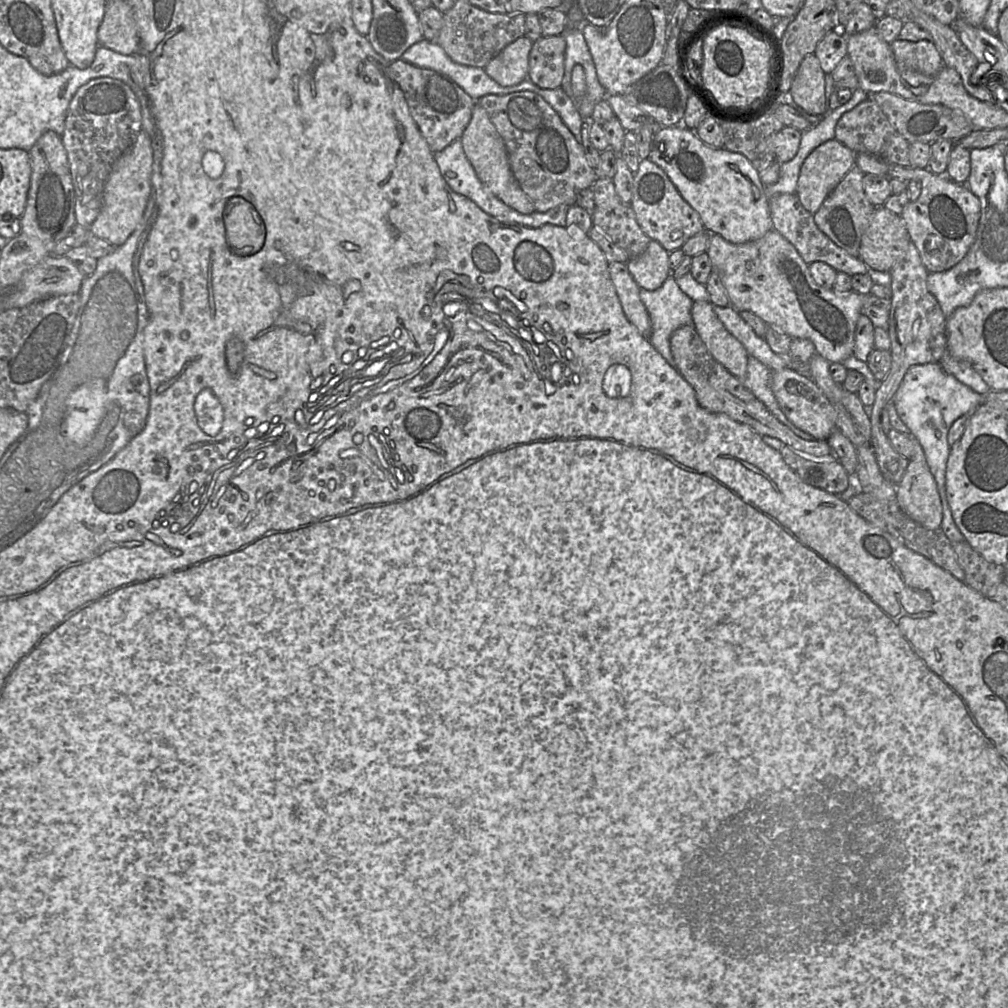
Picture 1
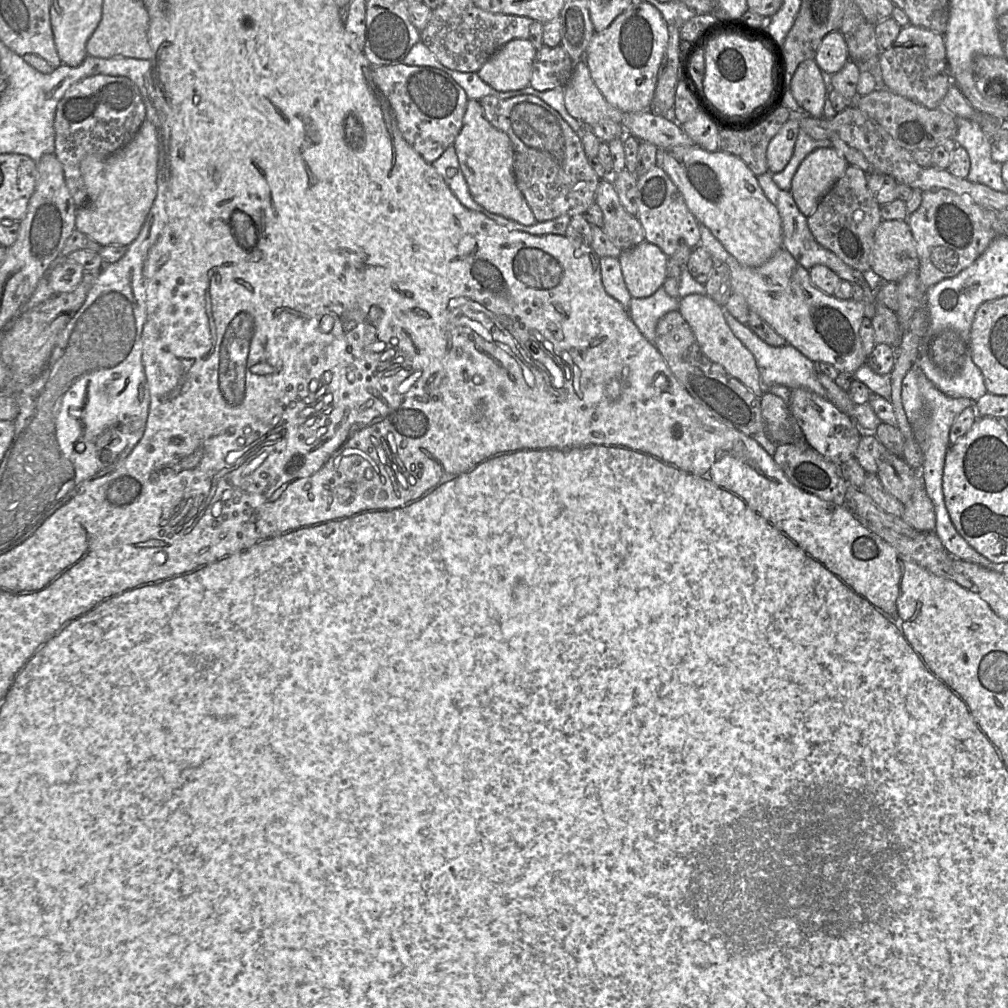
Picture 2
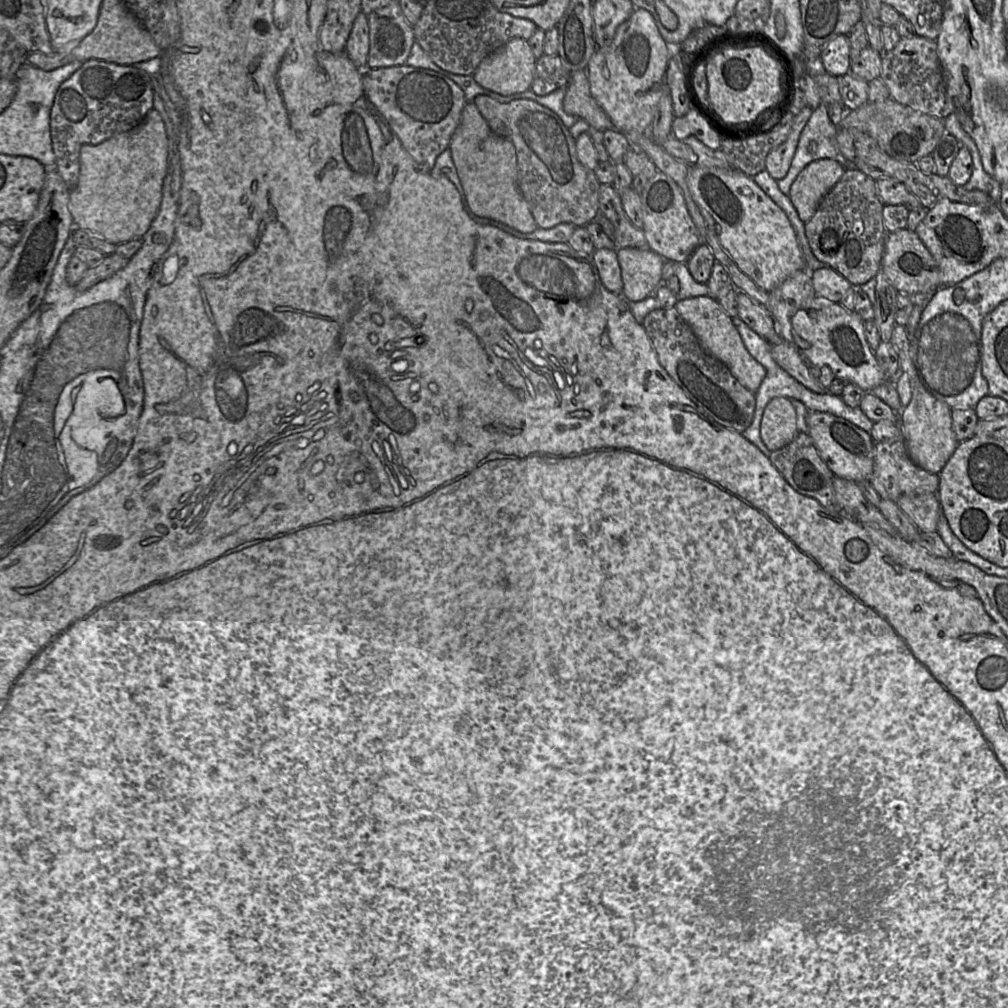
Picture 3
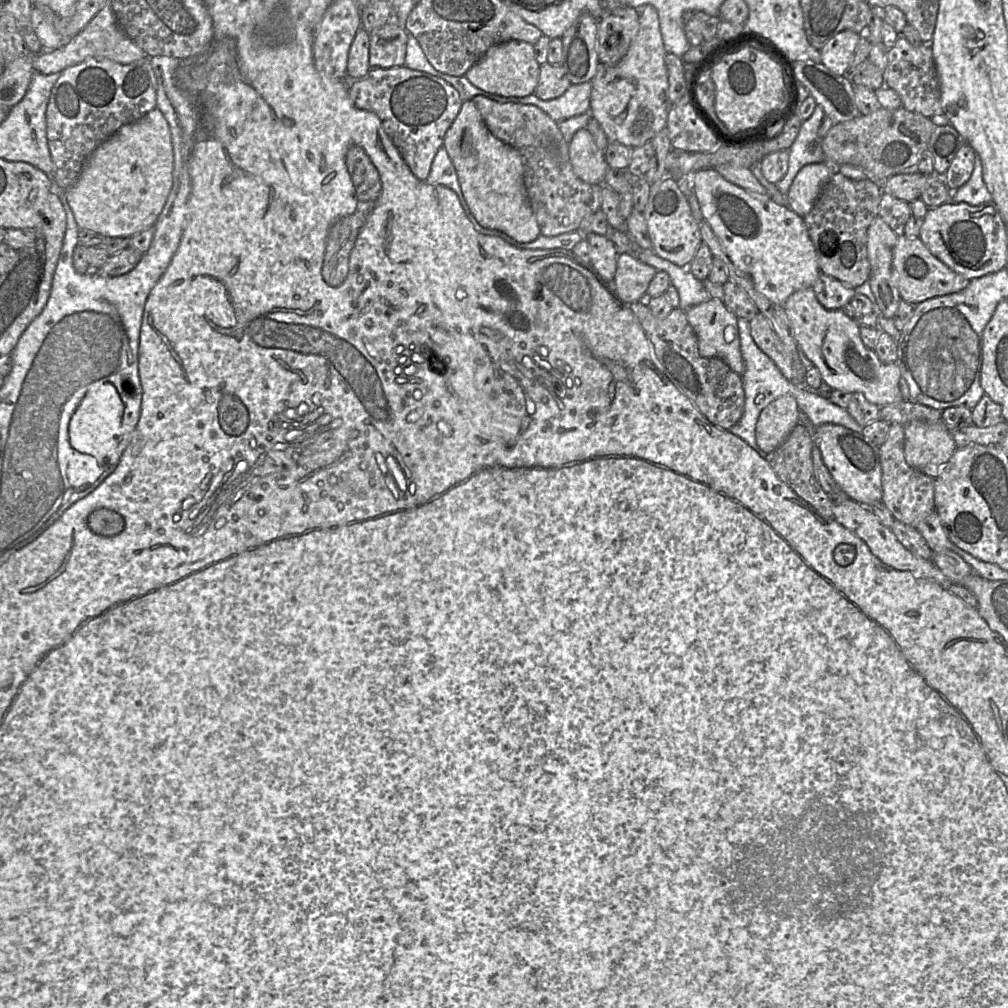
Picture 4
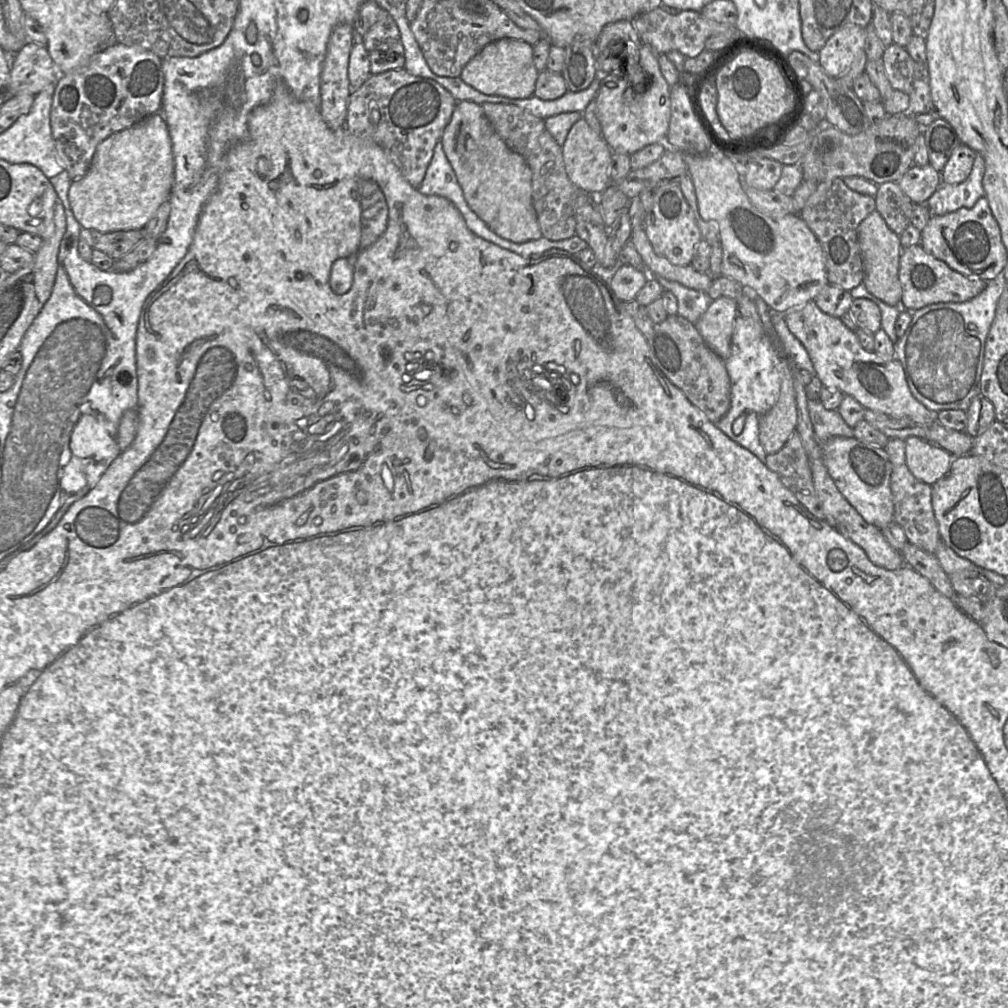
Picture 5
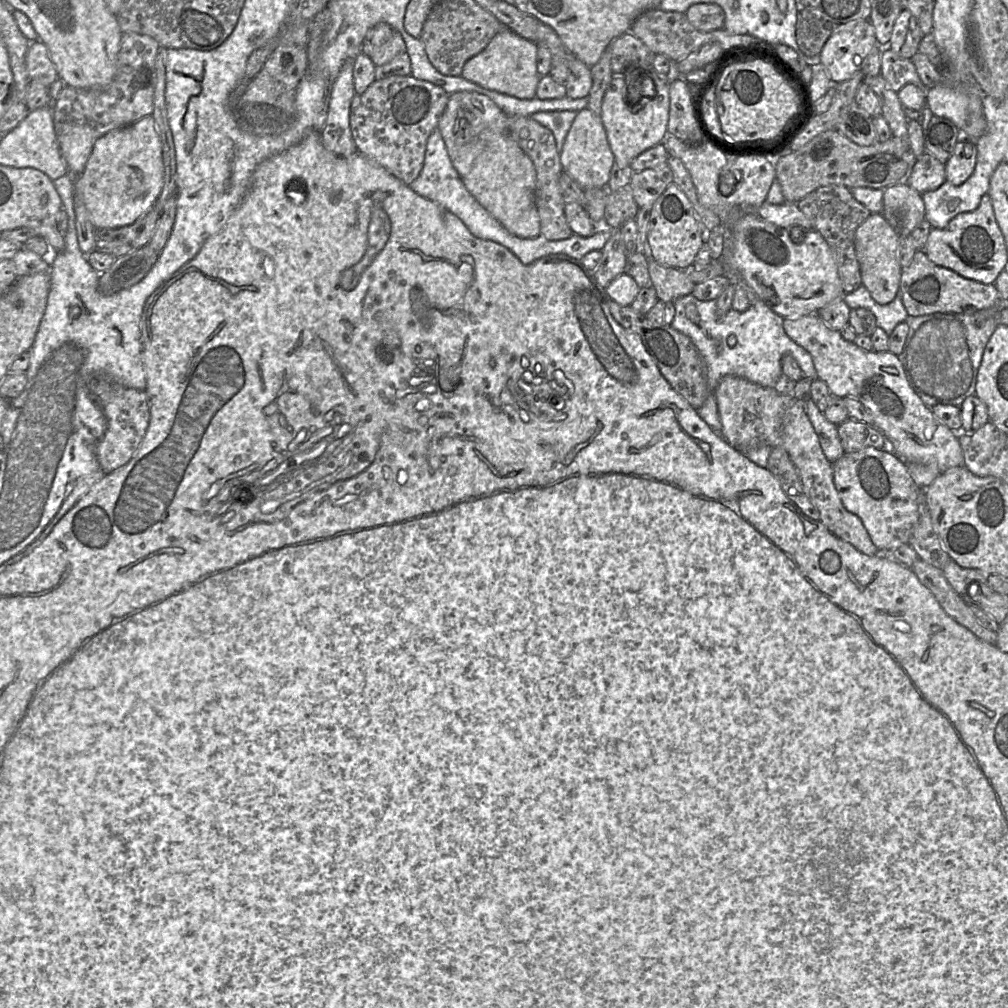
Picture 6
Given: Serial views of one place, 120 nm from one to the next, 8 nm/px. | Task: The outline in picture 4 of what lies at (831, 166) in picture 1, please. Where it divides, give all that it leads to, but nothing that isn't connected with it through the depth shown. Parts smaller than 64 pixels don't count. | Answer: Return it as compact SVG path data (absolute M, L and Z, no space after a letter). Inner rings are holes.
M824 162L803 166L788 191L789 208L804 218L813 208L832 175L830 166Z

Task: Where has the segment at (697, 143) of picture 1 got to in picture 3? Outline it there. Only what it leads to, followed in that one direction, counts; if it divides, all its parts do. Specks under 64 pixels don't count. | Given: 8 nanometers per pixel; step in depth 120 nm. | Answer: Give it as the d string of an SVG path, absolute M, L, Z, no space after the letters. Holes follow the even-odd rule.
M690 167L687 176L692 198L700 209L707 227L714 232L722 247L738 268L766 292L777 288L788 277L806 269L795 231L785 212L740 170L717 167Z

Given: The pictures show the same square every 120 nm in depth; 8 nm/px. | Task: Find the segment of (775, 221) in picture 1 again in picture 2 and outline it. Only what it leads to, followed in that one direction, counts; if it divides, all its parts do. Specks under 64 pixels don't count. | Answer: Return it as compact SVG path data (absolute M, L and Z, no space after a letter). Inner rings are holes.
M765 173L757 176L758 183L769 201L775 205L778 210L782 223L782 242L783 247L790 252L794 259L805 269L810 270L816 265L824 265L835 272L841 280L846 280L851 284L861 286L864 291L863 301L866 303L875 303L875 298L870 285L867 283L864 273L853 269L845 264L833 252L821 246L812 235L807 217L799 210L793 196L790 192L781 190L772 179L773 173Z

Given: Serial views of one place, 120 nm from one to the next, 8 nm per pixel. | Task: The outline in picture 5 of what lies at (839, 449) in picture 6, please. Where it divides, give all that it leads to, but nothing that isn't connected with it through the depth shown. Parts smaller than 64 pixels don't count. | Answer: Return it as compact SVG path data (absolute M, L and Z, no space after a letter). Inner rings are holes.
M807 399L807 408L816 438L822 442L832 437L854 436L853 428L848 426L837 410L827 410L820 403Z

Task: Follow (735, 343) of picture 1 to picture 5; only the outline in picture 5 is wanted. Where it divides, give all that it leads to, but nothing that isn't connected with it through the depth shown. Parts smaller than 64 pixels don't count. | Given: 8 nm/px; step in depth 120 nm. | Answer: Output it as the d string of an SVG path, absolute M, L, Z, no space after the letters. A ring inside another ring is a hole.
M720 297L712 301L694 324L707 346L722 360L729 358L731 354L731 340L737 315L737 301Z

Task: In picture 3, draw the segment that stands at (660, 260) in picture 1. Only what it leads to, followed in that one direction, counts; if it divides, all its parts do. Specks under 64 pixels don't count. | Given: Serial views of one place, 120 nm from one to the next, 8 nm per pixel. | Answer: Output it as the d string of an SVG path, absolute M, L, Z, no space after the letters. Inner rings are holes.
M618 248L617 257L623 281L622 296L629 302L642 301L663 284L662 267L665 262L659 254L646 248Z

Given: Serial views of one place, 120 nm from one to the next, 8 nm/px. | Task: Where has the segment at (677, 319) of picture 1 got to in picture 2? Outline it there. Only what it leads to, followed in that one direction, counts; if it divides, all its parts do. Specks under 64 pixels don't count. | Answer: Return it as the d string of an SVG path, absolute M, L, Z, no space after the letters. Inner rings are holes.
M661 286L647 298L632 297L628 312L641 334L649 342L654 343L658 321L666 313L678 310L679 299L670 297Z

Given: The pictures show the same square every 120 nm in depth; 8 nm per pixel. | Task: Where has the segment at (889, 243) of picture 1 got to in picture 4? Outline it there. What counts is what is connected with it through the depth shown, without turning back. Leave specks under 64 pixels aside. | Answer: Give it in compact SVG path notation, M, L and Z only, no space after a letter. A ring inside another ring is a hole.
M899 236L893 249L892 272L901 299L916 305L927 299L959 292L970 280L956 273L940 261L919 237Z

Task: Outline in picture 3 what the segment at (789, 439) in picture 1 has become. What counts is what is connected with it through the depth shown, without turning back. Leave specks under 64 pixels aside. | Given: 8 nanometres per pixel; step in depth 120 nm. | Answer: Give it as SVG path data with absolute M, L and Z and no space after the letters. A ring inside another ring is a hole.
M675 307L653 310L646 315L642 326L661 366L699 409L718 424L738 433L750 426L755 412L755 394L744 387L723 362L702 349L691 327Z

